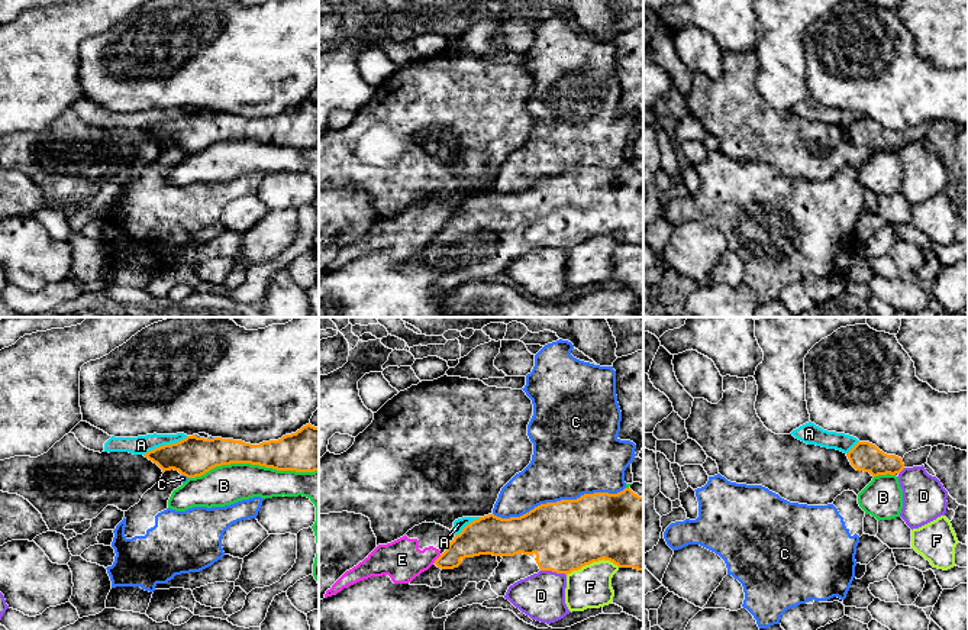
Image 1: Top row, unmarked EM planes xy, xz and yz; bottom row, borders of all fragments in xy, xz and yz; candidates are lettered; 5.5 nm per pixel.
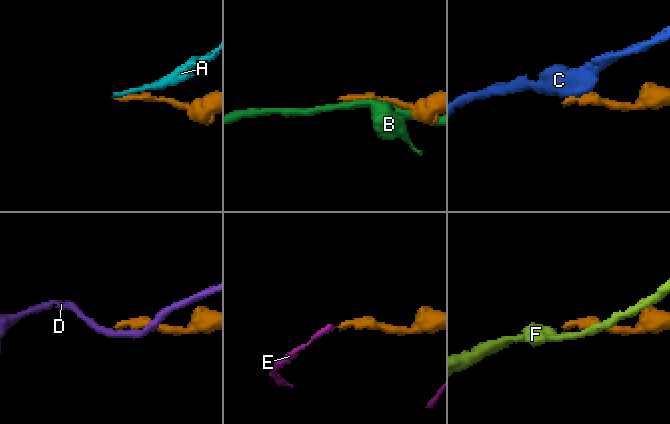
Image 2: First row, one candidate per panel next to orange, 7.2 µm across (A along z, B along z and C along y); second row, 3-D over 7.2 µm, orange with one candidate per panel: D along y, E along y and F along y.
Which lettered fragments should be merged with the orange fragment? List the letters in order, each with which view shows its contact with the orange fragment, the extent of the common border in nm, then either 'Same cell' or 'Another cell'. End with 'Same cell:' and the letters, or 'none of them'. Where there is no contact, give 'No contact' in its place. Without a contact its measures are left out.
A: Touches orange in xy. Shared border 260 nm. Another cell
B: Touches orange in xy. Shared border 700 nm. Another cell
C: Touches orange in xz. Shared border 750 nm. Another cell
D: Touches orange in xz. Shared border 150 nm. Another cell
E: Touches orange in xz. Shared border 60 nm. Another cell
F: Touches orange in xz. Shared border 300 nm. Another cell
Same cell: none of them

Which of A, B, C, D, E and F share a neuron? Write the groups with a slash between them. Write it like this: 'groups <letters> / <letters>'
groups A E / B / C / D / F

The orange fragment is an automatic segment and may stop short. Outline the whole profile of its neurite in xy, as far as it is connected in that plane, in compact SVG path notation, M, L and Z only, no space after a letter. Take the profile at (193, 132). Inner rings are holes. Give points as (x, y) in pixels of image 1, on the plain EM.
M310 98L278 116L259 120L233 114L204 114L196 110L155 123L143 130L162 148L178 146L187 154L201 152L210 145L230 139L251 139L277 146L319 146L319 103Z

